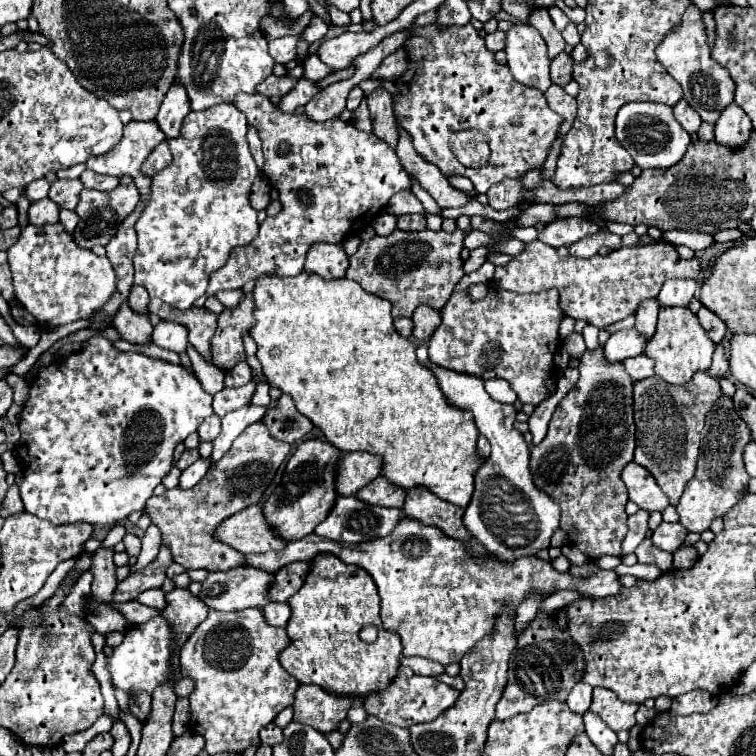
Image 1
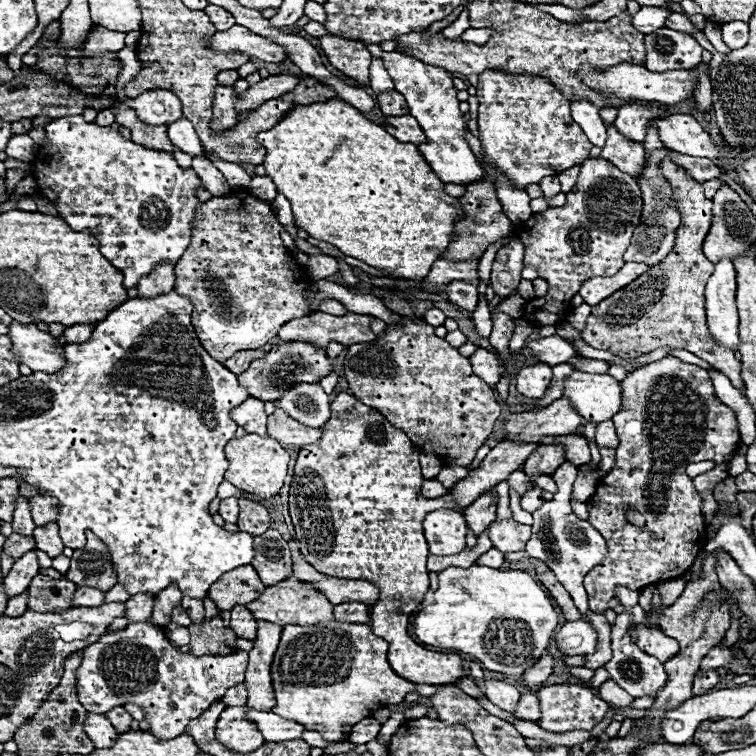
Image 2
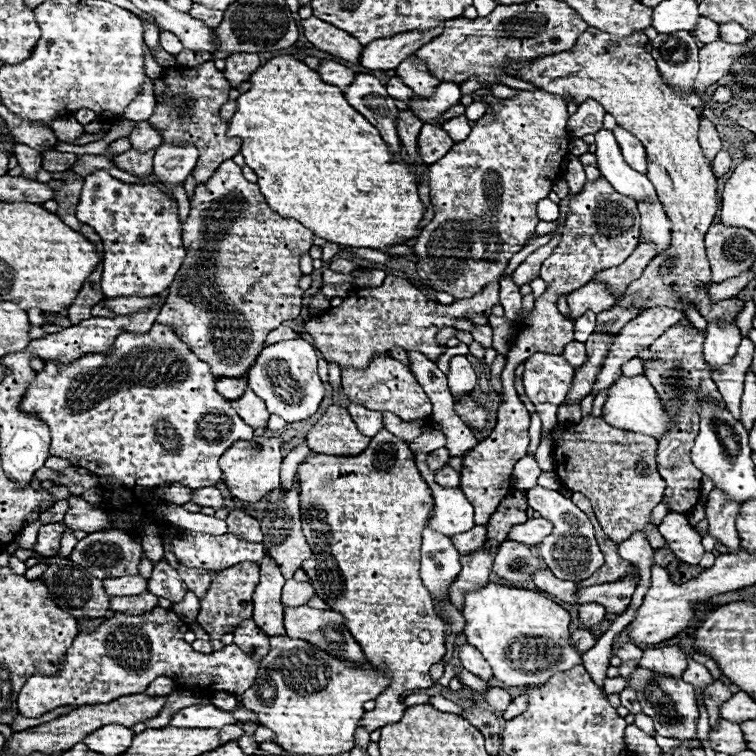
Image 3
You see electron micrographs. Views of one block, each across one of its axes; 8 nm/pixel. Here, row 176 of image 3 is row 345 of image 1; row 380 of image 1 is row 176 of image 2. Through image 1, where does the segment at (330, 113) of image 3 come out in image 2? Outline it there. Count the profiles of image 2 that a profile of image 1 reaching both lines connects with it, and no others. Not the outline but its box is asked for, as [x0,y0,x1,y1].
[256,100,462,286]

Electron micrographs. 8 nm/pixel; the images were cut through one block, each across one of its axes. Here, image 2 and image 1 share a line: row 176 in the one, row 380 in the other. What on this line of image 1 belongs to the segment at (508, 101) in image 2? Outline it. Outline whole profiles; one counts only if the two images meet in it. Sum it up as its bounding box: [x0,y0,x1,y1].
[430,284,564,404]

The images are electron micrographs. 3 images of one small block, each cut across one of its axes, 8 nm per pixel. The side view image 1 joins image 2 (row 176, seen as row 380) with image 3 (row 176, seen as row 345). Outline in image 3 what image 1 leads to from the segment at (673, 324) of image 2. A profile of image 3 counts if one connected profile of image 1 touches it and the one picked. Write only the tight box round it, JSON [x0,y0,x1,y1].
[510,28,716,310]

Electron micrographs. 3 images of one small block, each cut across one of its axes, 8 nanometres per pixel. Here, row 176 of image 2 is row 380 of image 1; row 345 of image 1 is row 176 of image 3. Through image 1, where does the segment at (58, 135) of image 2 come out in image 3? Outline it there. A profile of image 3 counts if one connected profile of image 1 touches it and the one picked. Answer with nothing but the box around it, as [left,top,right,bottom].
[76,170,186,296]

